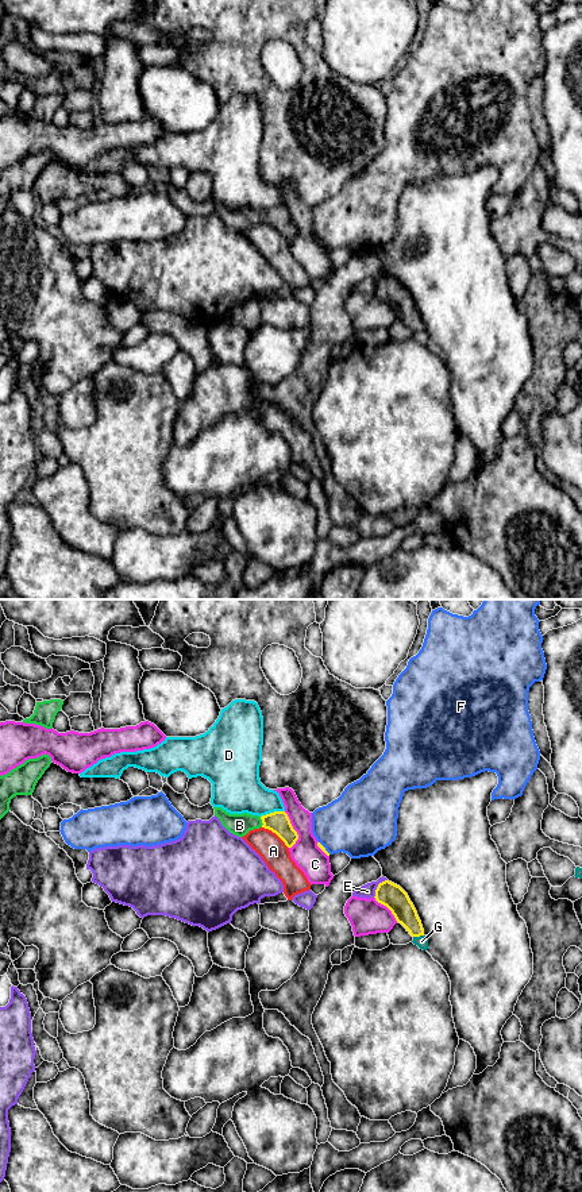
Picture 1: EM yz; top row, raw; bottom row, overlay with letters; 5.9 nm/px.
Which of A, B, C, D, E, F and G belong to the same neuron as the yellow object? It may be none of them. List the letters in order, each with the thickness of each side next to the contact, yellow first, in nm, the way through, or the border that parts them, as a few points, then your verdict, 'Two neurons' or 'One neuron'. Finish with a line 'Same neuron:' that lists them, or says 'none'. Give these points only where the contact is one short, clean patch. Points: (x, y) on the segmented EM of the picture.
A: Thickness 140 nm (yellow) against 160 nm. Two neurons
B: Thickness 140 nm (yellow) against 130 nm. Path across: yz (278, 822), (262, 822), (243, 822), (239, 825). One neuron
C: Thickness 140 nm (yellow) against 170 nm. Two neurons
D: Thickness 140 nm (yellow) against 280 nm. Two neurons
E: Thickness 150 nm (yellow) against 90 nm. Two neurons
F: Thickness 20 nm (yellow) against 380 nm. Two neurons
G: Thickness 140 nm (yellow) against 70 nm. Two neurons
Same neuron: B

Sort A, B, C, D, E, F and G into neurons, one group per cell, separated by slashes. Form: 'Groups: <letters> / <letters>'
Groups: A / B / C / D / E / F / G

